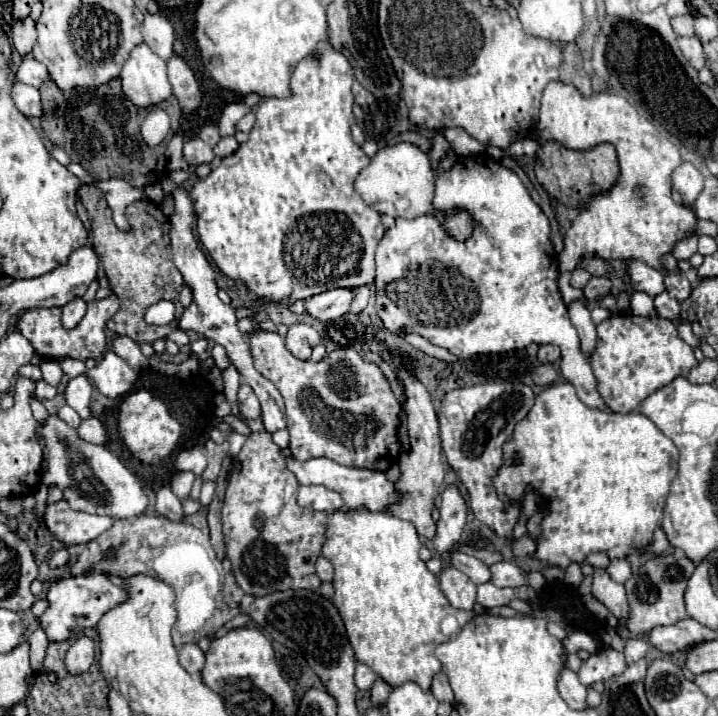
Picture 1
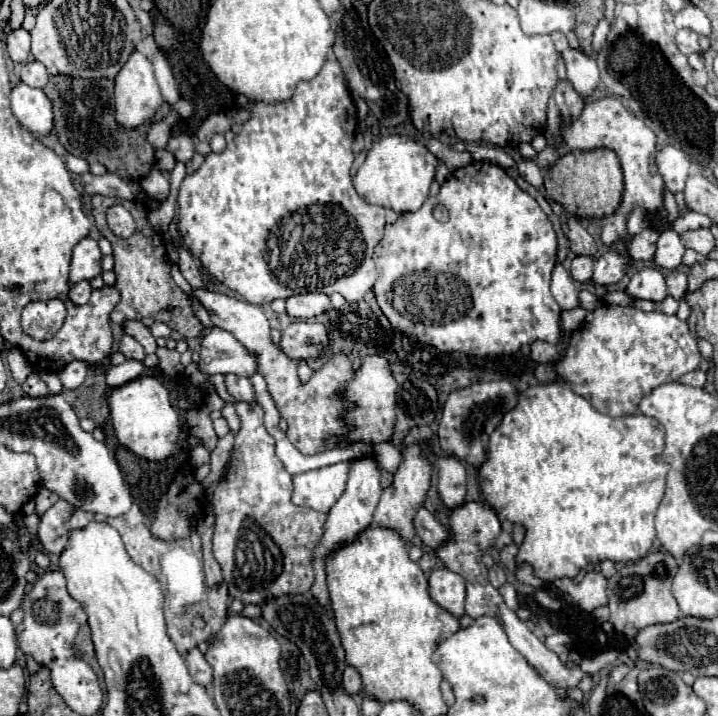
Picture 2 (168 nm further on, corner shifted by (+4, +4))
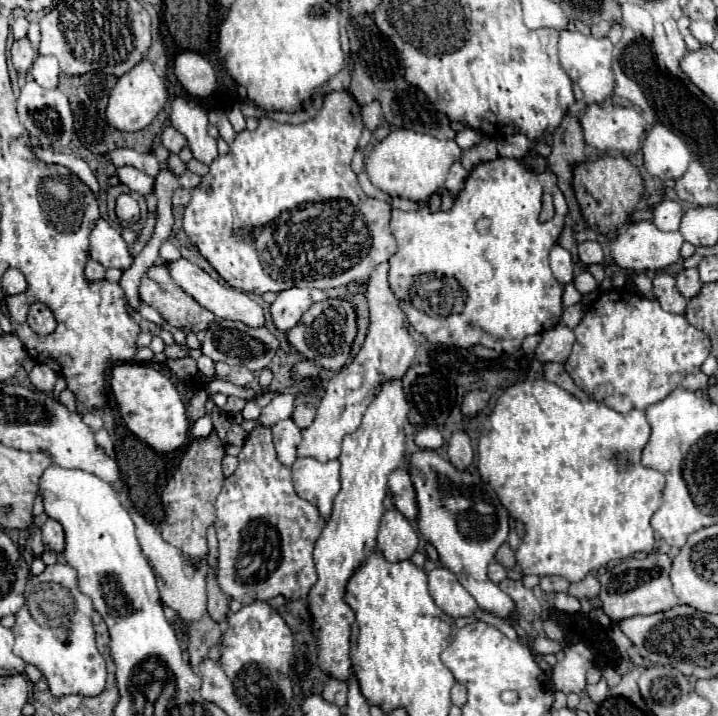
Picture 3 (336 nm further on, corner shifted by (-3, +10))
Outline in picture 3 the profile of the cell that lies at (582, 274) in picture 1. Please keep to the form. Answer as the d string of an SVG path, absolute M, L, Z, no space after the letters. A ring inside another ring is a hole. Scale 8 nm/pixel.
M596 241L578 243L578 255L580 255L580 261L586 263L586 265L590 265L590 263L604 263L602 247Z

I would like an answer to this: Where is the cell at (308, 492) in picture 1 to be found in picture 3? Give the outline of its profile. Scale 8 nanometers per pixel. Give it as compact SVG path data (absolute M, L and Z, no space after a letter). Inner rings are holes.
M296 459L290 467L296 493L318 507L322 519L330 519L332 501L340 491L338 461L320 463L316 459Z

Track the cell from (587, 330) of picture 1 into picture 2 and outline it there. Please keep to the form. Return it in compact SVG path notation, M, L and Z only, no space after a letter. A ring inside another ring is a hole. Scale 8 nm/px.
M561 263L555 265L553 269L553 279L551 279L551 293L555 297L555 301L559 303L559 307L563 311L571 311L571 309L577 309L581 307L581 301L579 301L579 295L577 295L577 287L571 279L571 275L563 269Z

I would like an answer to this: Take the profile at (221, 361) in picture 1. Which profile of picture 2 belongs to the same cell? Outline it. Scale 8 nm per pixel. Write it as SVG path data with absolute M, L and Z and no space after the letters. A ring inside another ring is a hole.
M219 373L209 375L209 383L215 387L215 391L223 401L229 401L237 409L237 415L241 419L241 429L235 435L235 447L231 453L229 469L213 493L213 511L215 511L213 555L223 569L223 579L229 587L229 593L235 599L241 599L243 603L255 603L255 605L265 603L269 597L307 593L313 585L313 567L311 567L313 547L321 541L325 533L323 527L327 515L291 503L293 477L287 473L287 469L275 455L275 439L267 433L263 425L263 409L257 403L235 401L225 387L225 375Z

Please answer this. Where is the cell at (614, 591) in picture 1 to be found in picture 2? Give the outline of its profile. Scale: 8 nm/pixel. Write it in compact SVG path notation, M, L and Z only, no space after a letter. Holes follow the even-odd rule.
M589 571L579 585L569 579L561 579L557 581L557 587L559 591L569 593L583 611L591 613L607 605L607 579L601 571Z

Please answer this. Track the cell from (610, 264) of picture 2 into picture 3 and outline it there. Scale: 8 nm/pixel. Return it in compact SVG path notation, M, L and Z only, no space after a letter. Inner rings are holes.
M634 221L618 233L612 245L612 259L618 267L626 271L658 271L680 259L682 243L684 243L684 237L678 231L664 233L652 221Z

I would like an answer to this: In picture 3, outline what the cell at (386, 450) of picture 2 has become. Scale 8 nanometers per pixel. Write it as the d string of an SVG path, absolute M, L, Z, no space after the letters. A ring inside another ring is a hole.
M404 467L392 471L388 475L388 491L392 495L392 503L394 507L410 521L414 521L416 517L416 497L414 497L414 487L412 487L412 481L410 481L410 475Z

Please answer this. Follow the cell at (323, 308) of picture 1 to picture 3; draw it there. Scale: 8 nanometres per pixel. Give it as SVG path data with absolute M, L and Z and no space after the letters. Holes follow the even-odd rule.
M290 287L286 291L280 291L270 305L270 315L274 321L274 327L278 331L290 331L302 317L304 311L308 311L312 305L310 291L300 287Z

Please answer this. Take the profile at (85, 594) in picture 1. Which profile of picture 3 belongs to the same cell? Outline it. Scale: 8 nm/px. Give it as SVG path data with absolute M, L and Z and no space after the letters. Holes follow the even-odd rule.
M64 563L50 565L40 575L28 579L24 597L26 603L16 613L16 623L12 627L16 637L14 653L42 671L54 697L98 695L106 683L106 663L96 649L92 627L94 607L90 597L80 593L76 571Z

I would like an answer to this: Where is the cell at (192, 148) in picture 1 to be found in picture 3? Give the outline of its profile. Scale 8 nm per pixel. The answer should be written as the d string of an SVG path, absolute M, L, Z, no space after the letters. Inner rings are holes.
M166 125L166 127L162 129L160 141L162 141L162 145L164 145L168 151L172 151L172 153L180 153L180 149L188 145L186 137L182 137L182 133L178 133L172 125Z

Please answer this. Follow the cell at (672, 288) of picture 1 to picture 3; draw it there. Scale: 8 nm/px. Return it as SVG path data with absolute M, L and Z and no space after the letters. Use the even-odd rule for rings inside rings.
M682 269L678 275L676 275L676 287L680 291L682 297L686 299L692 299L700 293L700 277L698 277L698 269Z

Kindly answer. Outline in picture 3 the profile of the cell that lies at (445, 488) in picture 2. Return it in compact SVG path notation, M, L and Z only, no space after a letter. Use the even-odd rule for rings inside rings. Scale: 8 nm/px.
M454 431L448 441L448 457L456 469L466 469L472 463L474 451L466 431Z

